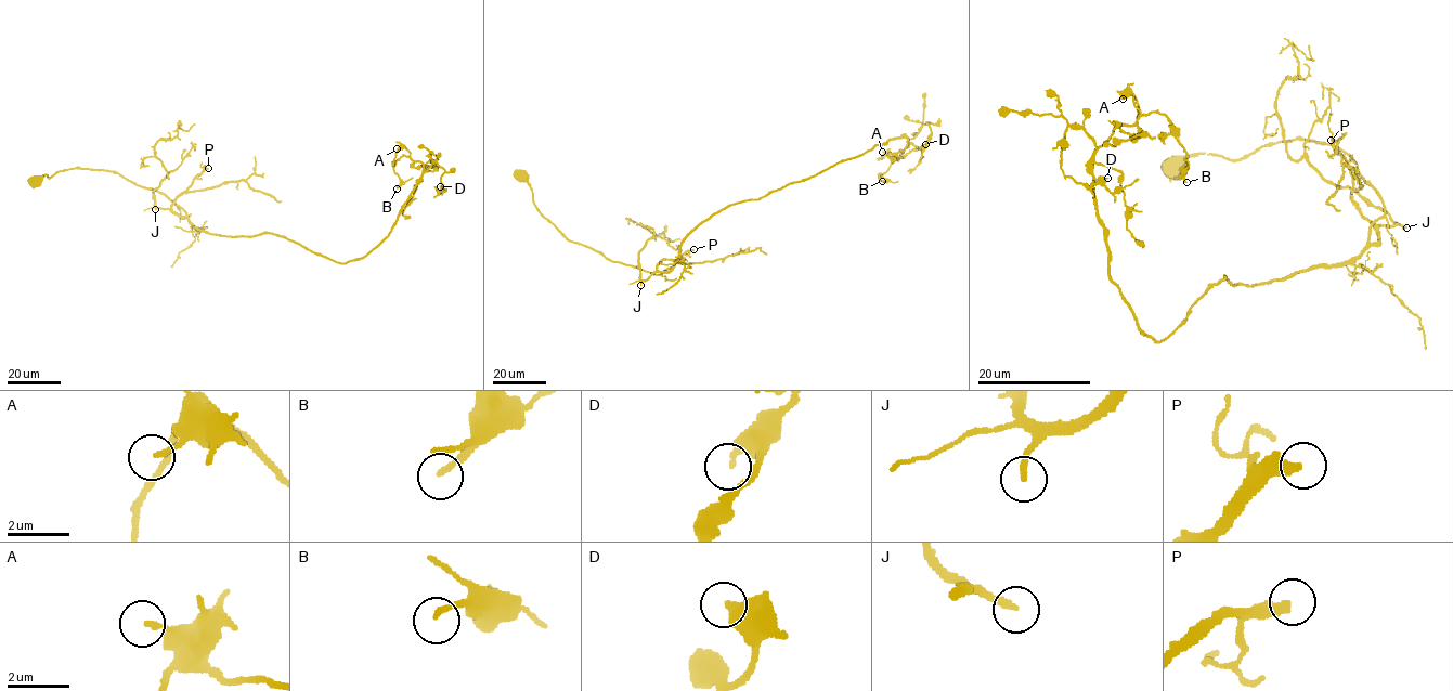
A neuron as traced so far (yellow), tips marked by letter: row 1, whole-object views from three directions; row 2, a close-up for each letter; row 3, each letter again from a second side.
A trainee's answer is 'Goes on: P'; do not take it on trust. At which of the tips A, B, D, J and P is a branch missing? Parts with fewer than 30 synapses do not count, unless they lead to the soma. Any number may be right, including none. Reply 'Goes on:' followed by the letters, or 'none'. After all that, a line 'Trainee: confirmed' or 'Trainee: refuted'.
Goes on: P
Trainee: confirmed

